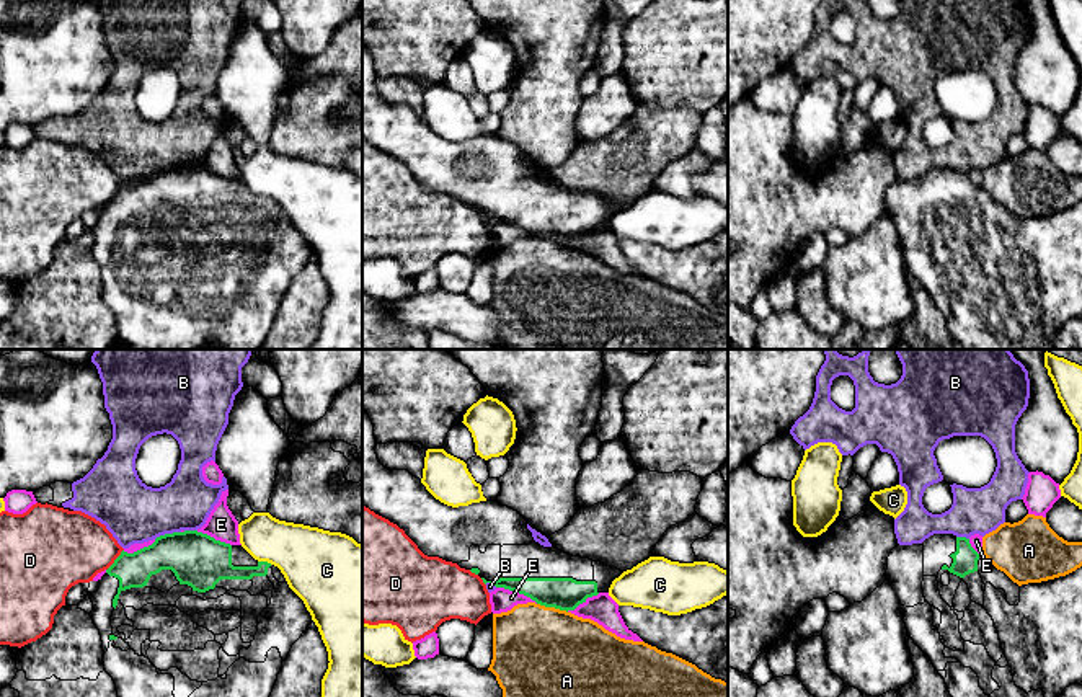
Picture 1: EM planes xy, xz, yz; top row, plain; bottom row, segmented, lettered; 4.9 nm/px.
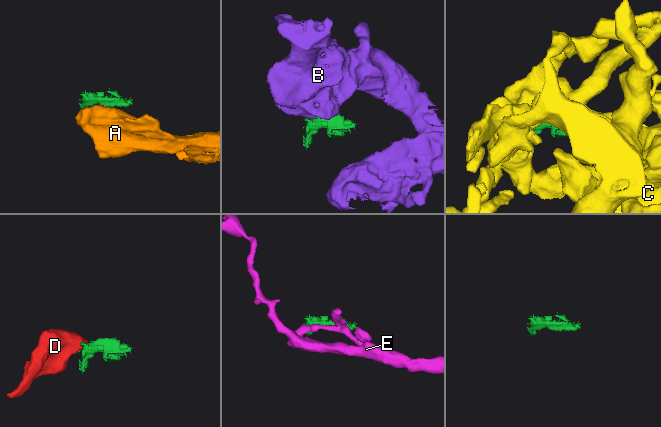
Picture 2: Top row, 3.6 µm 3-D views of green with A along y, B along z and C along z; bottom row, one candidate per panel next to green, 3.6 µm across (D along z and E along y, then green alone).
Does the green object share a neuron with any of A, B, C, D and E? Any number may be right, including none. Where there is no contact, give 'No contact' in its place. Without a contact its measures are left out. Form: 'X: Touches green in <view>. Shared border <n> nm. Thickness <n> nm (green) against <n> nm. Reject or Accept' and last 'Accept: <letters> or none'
A: Touches green in xz. Shared border 160 nm. Thickness 160 nm (green) against 480 nm. Reject
B: Touches green in xy. Shared border 130 nm. Thickness 260 nm (green) against 300 nm. Reject
C: Touches green in xy. Shared border 70 nm. Thickness 180 nm (green) against 340 nm. Reject
D: Touches green in xy. Shared border 140 nm. Thickness 170 nm (green) against 360 nm. Reject
E: Touches green in xz. Shared border 220 nm. Thickness 160 nm (green) against 120 nm. Reject
Accept: none

